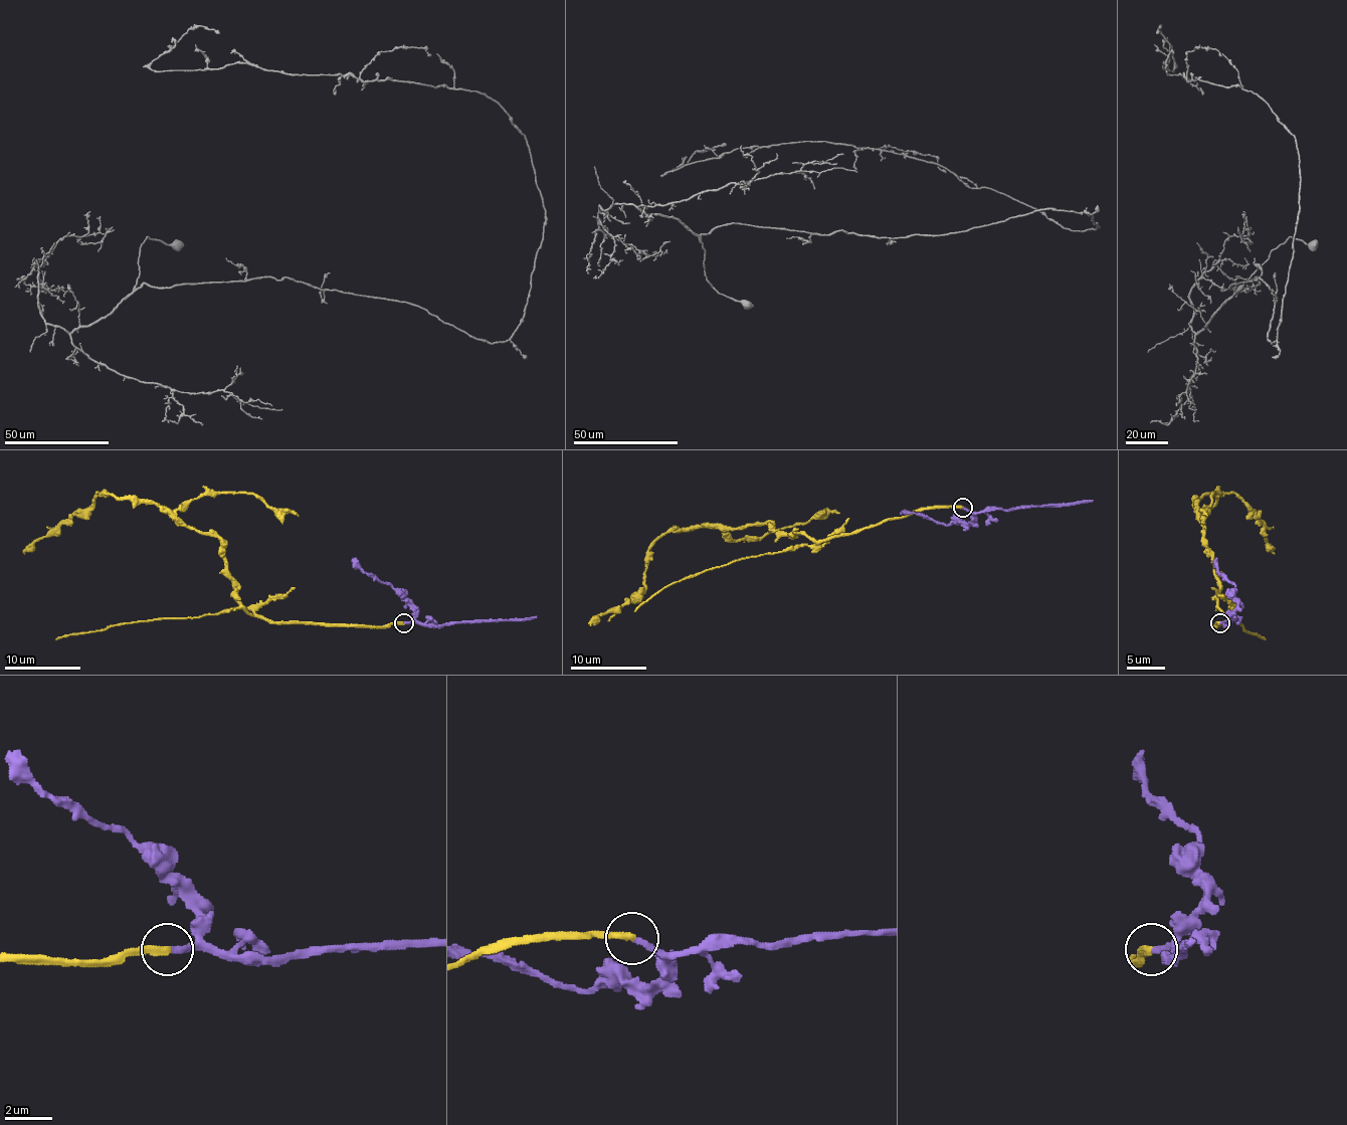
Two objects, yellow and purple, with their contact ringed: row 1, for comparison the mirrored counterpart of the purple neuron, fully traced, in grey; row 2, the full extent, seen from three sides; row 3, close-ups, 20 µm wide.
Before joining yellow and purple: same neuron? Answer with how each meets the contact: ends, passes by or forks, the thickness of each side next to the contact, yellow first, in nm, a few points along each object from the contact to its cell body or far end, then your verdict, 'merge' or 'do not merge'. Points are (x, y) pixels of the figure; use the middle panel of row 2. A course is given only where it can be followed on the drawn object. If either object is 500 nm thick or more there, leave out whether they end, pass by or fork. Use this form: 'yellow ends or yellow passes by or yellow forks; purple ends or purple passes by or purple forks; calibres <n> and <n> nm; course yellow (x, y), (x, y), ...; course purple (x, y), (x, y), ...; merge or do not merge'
yellow ends; purple ends; calibres 320 and 280 nm; course yellow (963, 508), (920, 508), (813, 540), (763, 523), (675, 529), (650, 548), (640, 591), (600, 612), (591, 625); course purple (963, 508), (985, 512), (995, 508), (1070, 506), (1093, 501); merge

